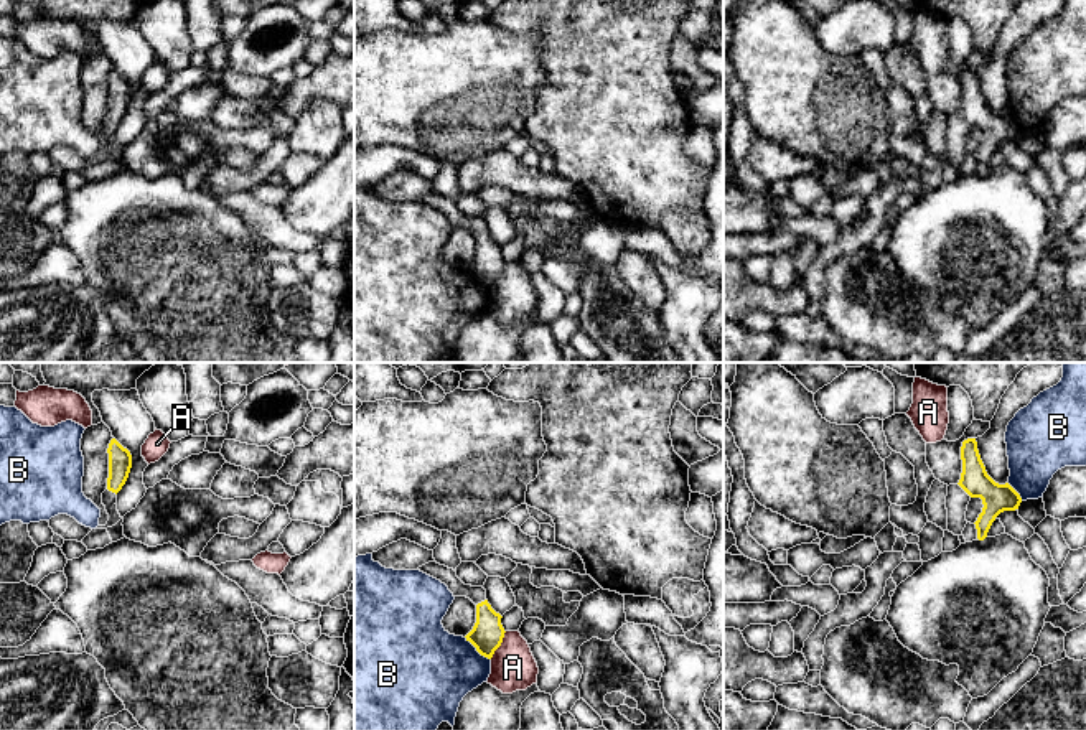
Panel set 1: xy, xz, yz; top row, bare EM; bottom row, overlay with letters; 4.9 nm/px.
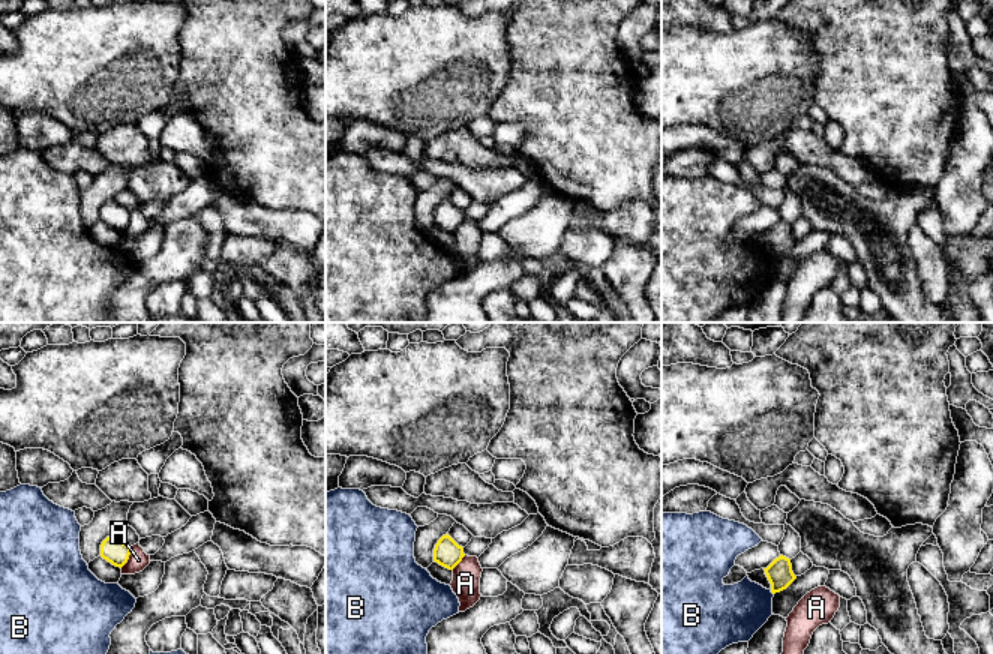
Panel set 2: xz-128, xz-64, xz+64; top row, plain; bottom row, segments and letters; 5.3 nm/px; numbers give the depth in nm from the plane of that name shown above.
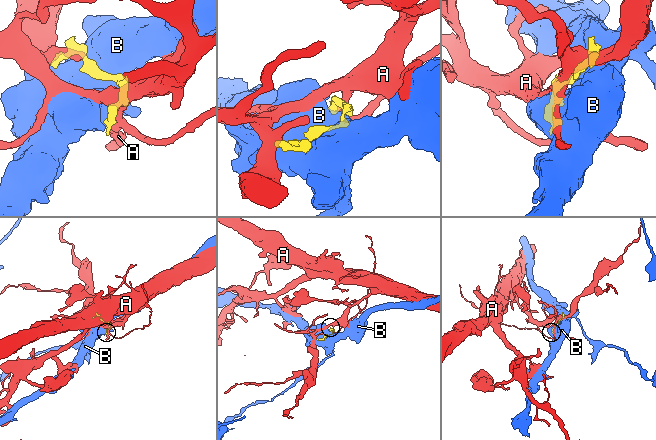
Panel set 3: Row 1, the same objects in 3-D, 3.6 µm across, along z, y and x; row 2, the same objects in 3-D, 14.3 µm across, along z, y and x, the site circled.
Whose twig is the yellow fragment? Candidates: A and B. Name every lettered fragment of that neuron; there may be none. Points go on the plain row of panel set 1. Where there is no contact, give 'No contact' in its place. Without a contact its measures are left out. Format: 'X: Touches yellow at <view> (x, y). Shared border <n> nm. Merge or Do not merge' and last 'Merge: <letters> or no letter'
A: Touches yellow at xz (500, 276). Shared border 160 nm. Do not merge
B: Touches yellow at xz (477, 280). Shared border 170 nm. Do not merge
Merge: no letter

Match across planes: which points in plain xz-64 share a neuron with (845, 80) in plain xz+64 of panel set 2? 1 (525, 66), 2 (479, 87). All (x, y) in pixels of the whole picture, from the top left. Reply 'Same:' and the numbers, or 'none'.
Same: 1

